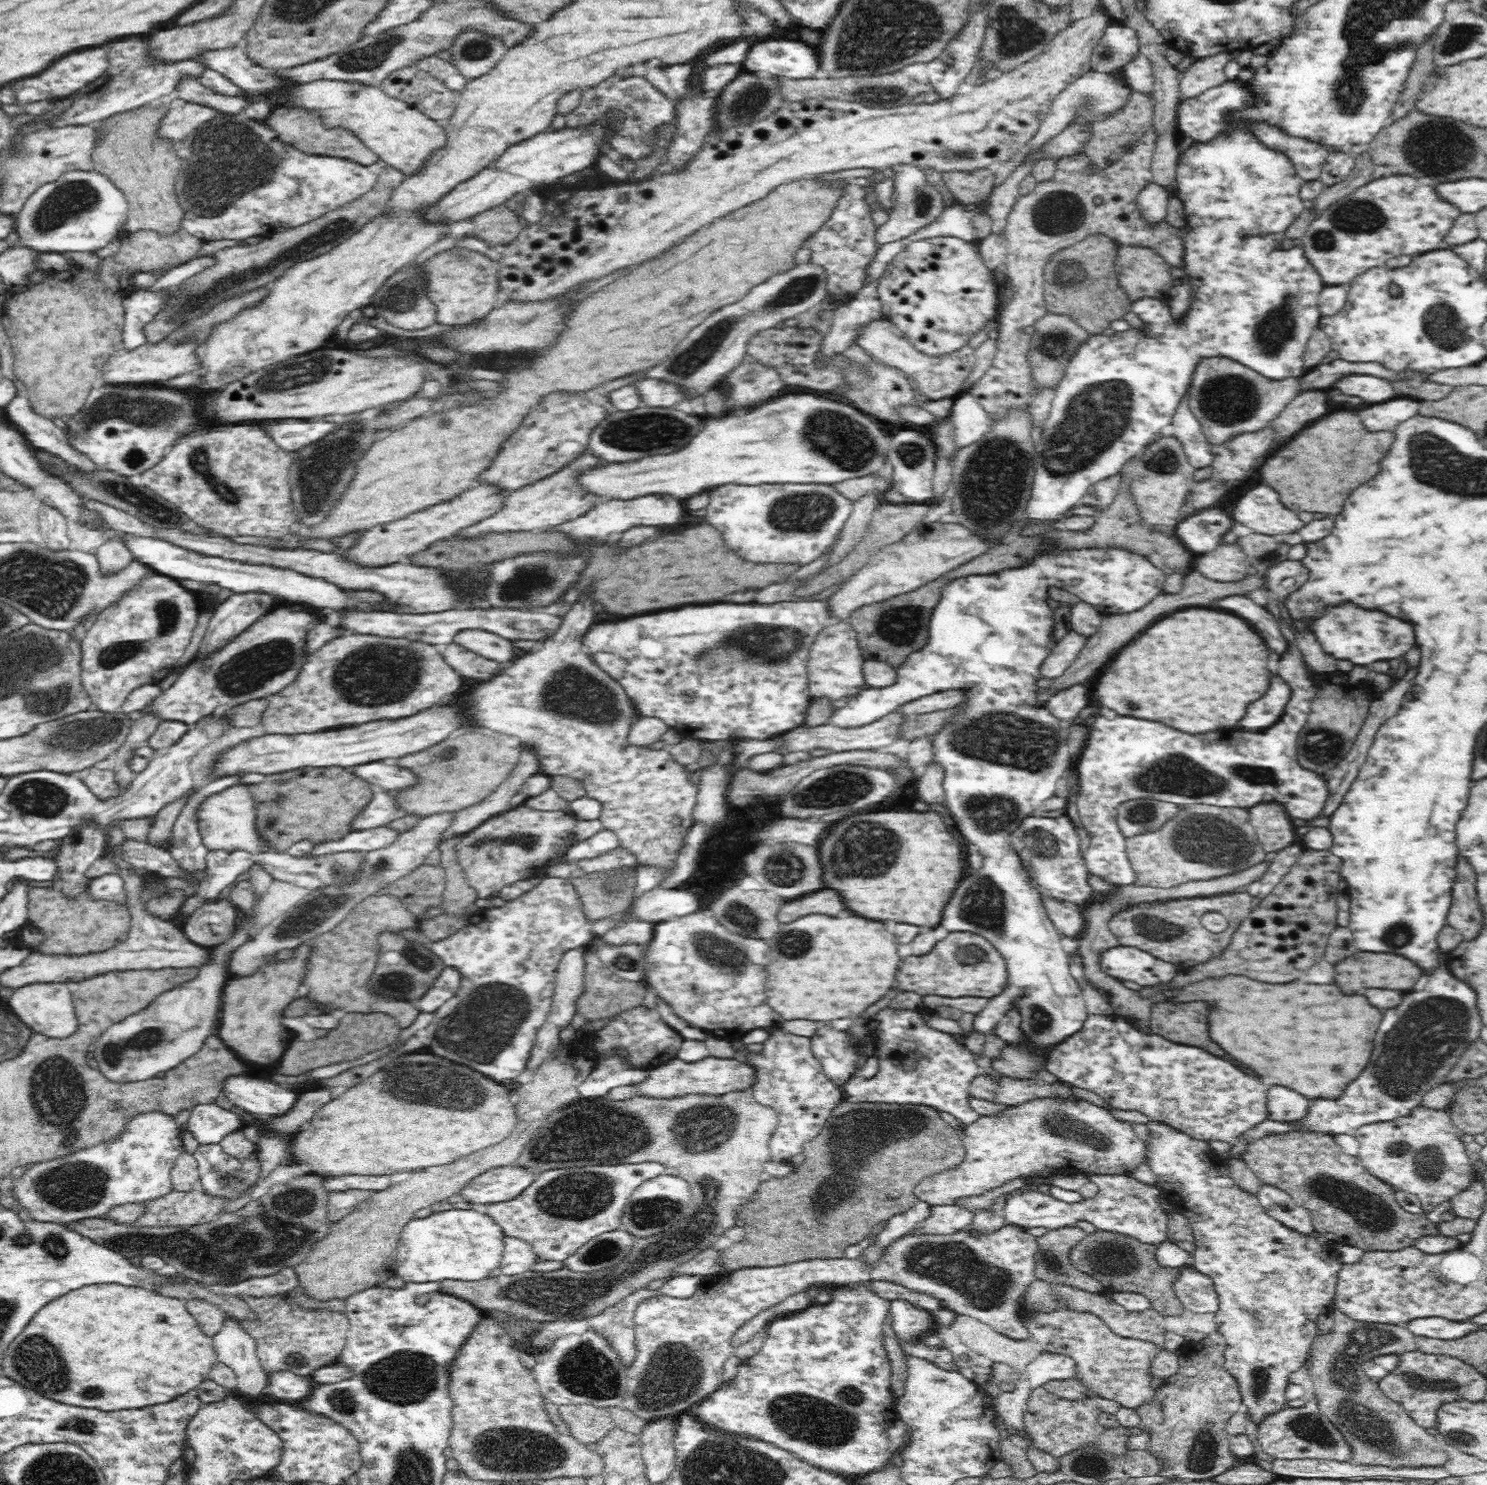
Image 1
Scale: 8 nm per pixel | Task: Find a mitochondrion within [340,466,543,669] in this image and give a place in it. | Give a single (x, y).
(464, 572)

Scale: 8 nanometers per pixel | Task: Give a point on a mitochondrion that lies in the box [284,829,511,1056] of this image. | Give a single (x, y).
(397, 983)

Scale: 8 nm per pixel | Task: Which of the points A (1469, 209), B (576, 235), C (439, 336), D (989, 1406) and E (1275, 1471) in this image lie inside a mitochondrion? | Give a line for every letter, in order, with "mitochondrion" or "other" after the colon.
A: other
B: other
C: other
D: other
E: other

